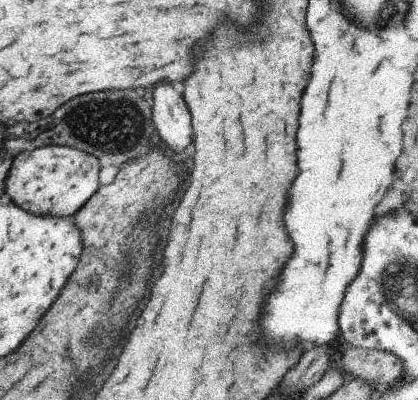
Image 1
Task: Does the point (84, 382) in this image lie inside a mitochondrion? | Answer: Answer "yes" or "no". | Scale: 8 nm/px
no

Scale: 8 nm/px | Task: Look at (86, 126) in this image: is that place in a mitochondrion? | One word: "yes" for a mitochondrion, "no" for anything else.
yes

